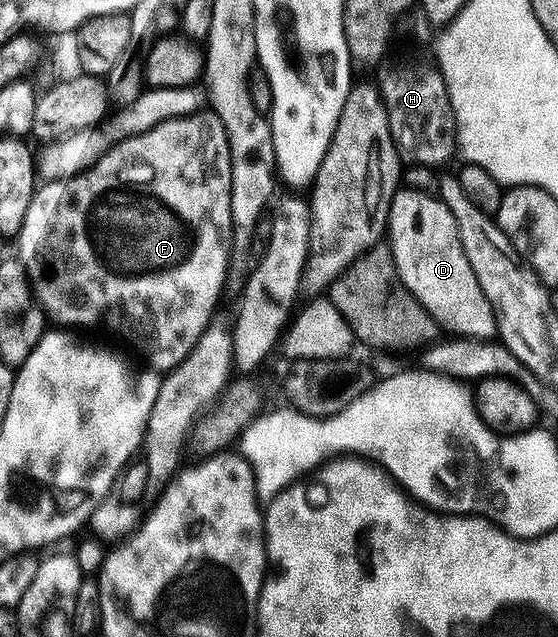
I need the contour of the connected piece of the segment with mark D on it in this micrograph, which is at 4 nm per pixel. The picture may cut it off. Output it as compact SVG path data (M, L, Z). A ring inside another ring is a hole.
M399 189L394 192L388 205L388 246L396 261L400 281L420 301L422 308L438 322L443 332L463 339L493 340L497 321L494 320L492 305L488 303L480 282L468 263L464 247L457 233L456 219L438 195L425 195L419 191Z

